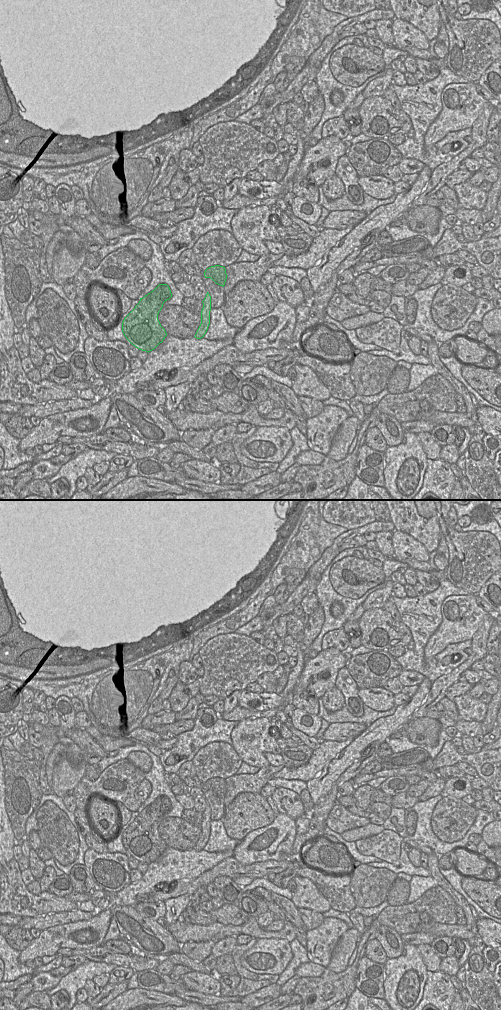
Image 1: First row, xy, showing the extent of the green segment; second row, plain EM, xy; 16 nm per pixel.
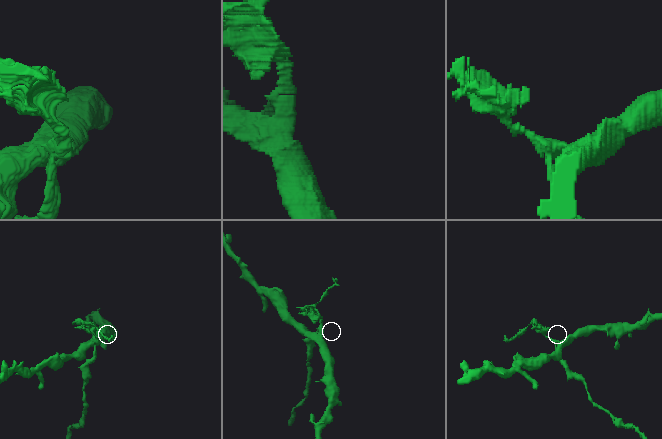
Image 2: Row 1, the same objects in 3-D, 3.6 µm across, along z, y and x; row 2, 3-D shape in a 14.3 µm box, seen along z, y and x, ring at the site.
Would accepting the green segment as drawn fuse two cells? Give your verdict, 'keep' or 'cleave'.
cleave

